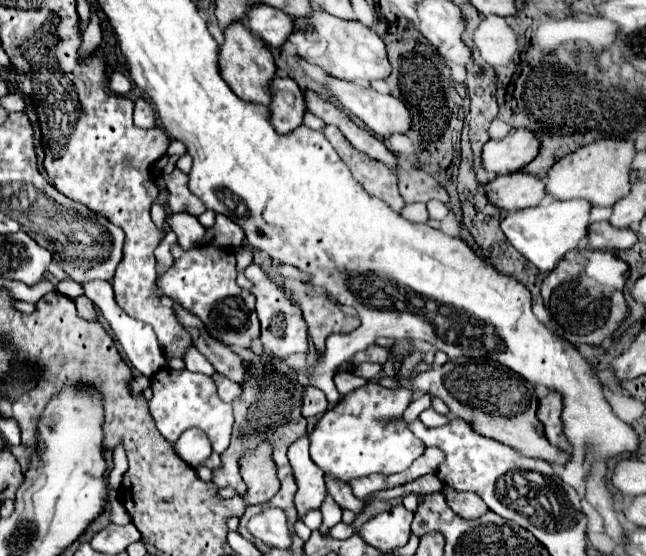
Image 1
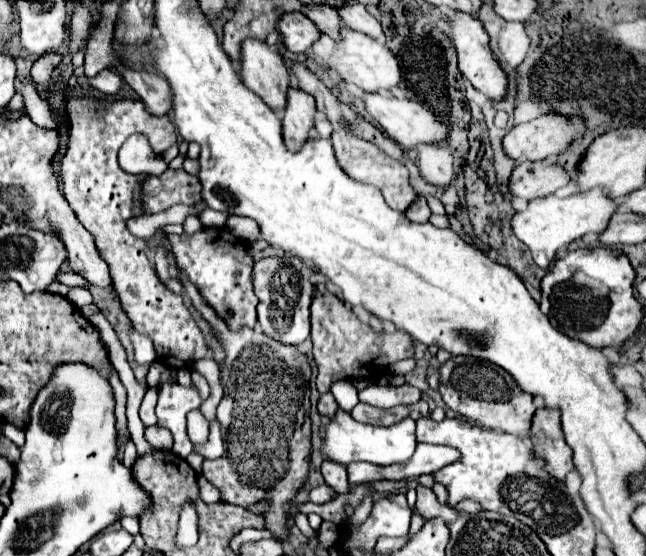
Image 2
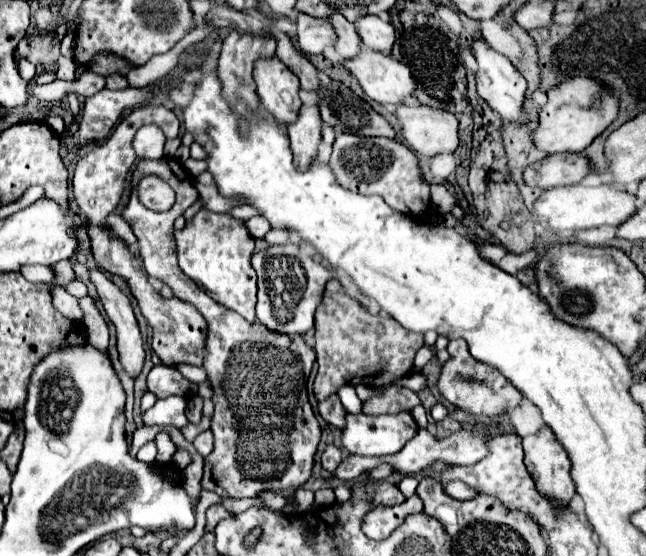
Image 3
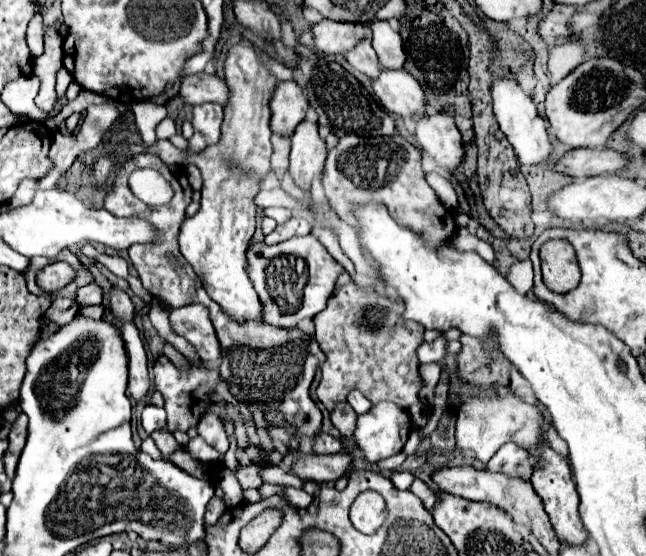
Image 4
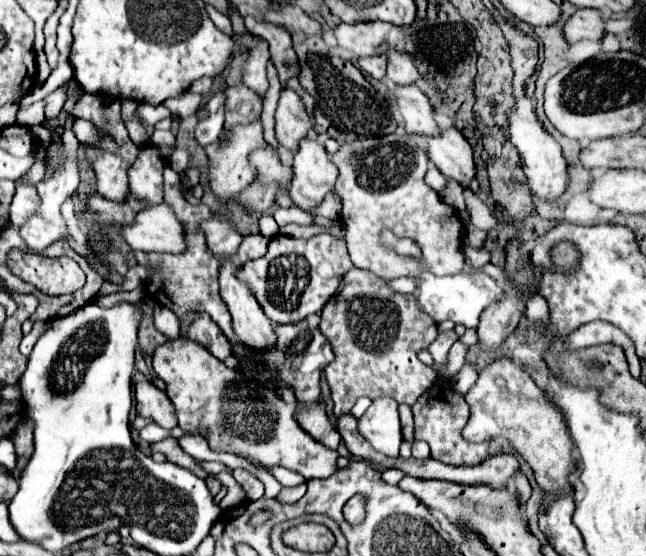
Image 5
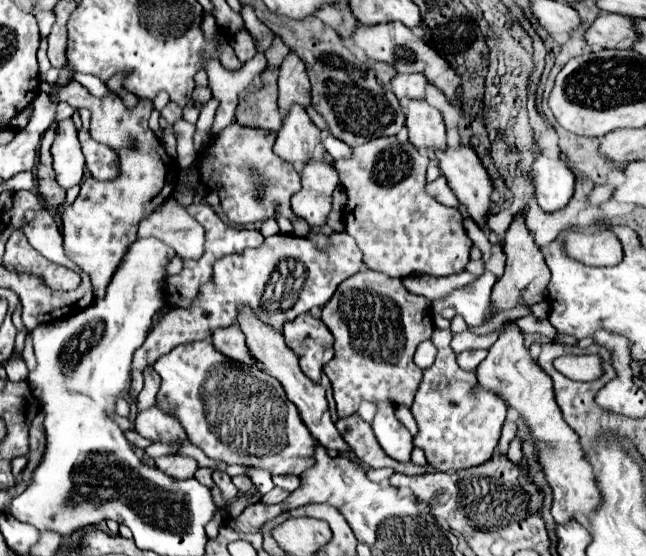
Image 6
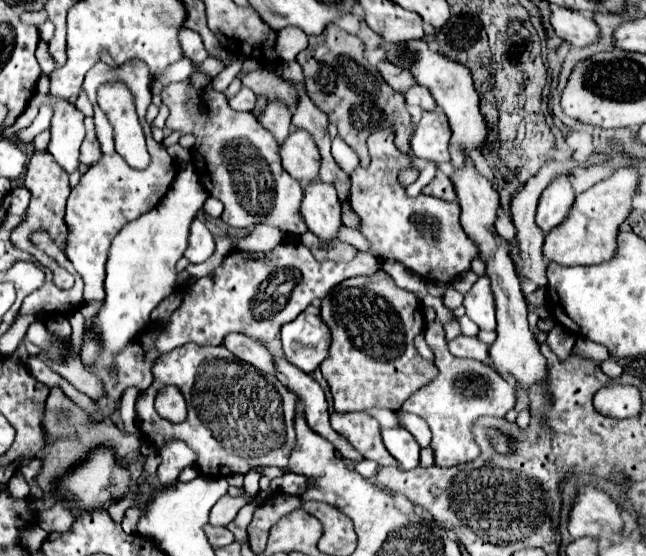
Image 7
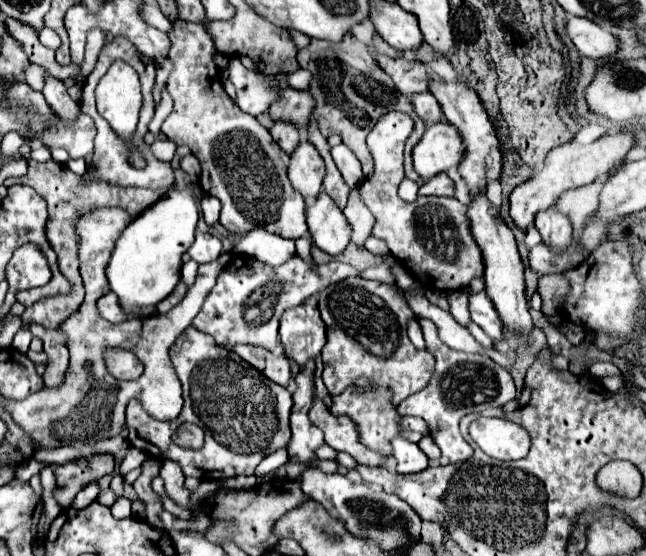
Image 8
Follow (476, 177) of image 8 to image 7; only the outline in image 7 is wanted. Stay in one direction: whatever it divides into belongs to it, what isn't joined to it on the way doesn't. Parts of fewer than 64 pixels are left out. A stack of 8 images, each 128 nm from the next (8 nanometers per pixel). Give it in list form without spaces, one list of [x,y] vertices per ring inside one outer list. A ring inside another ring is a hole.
[[[406,40],[406,42],[382,42],[380,48],[386,52],[386,60],[396,64],[398,68],[408,68],[418,84],[426,86],[430,94],[434,96],[438,108],[444,110],[450,122],[452,130],[452,142],[458,144],[462,150],[468,150],[470,146],[480,148],[486,138],[486,122],[478,108],[478,94],[472,86],[470,70],[464,64],[458,64],[454,60],[448,60],[440,52],[432,52],[424,40]]]

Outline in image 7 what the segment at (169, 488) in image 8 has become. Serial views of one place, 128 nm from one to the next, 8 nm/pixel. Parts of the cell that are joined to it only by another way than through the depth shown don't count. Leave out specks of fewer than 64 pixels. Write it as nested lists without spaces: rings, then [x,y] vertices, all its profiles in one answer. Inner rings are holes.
[[[166,440],[166,444],[160,448],[160,458],[162,458],[162,464],[158,468],[158,478],[162,484],[174,484],[180,470],[190,466],[190,464],[196,464],[198,456],[192,448],[188,448],[188,444],[184,444],[182,440]]]

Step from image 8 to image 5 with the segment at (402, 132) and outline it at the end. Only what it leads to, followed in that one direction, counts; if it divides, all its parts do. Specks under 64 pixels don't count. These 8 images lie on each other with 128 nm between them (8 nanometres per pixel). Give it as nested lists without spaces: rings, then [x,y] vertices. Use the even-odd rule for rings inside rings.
[[[388,134],[388,136],[380,136],[380,138],[370,138],[370,146],[364,144],[362,140],[354,140],[354,142],[346,142],[340,146],[340,150],[336,154],[332,154],[332,162],[334,166],[338,168],[338,180],[334,184],[334,192],[342,198],[342,220],[344,220],[344,228],[346,228],[346,246],[348,246],[348,252],[350,252],[350,258],[354,262],[356,268],[364,268],[364,270],[370,270],[374,272],[376,276],[384,278],[384,280],[392,280],[392,278],[400,278],[400,276],[420,276],[420,272],[432,272],[436,276],[450,276],[450,274],[456,274],[456,272],[462,272],[464,270],[464,254],[460,252],[460,246],[462,246],[462,220],[458,216],[458,212],[444,204],[444,200],[440,200],[438,192],[434,192],[432,188],[428,188],[424,184],[424,174],[426,174],[426,168],[428,168],[428,156],[424,150],[420,148],[410,148],[406,144],[406,140],[402,136],[396,136],[396,134]],[[382,226],[388,226],[394,234],[398,236],[408,236],[408,238],[414,238],[422,250],[422,260],[420,262],[414,262],[414,260],[408,260],[408,258],[400,258],[396,254],[388,254],[382,246],[380,246],[380,228]]]

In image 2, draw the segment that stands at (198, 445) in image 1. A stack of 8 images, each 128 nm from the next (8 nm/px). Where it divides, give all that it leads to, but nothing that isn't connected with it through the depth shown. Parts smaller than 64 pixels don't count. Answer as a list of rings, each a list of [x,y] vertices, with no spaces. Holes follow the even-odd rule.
[[[198,410],[188,414],[188,436],[194,446],[206,444],[206,440],[208,440],[208,420]]]

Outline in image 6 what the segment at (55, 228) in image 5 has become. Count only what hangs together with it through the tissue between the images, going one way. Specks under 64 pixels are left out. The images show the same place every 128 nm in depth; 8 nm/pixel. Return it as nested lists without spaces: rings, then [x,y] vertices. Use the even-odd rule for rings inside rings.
[[[72,120],[58,122],[56,140],[52,144],[52,158],[54,158],[56,182],[64,190],[82,182],[82,178],[84,178],[84,154],[80,150],[78,132],[76,132]]]

